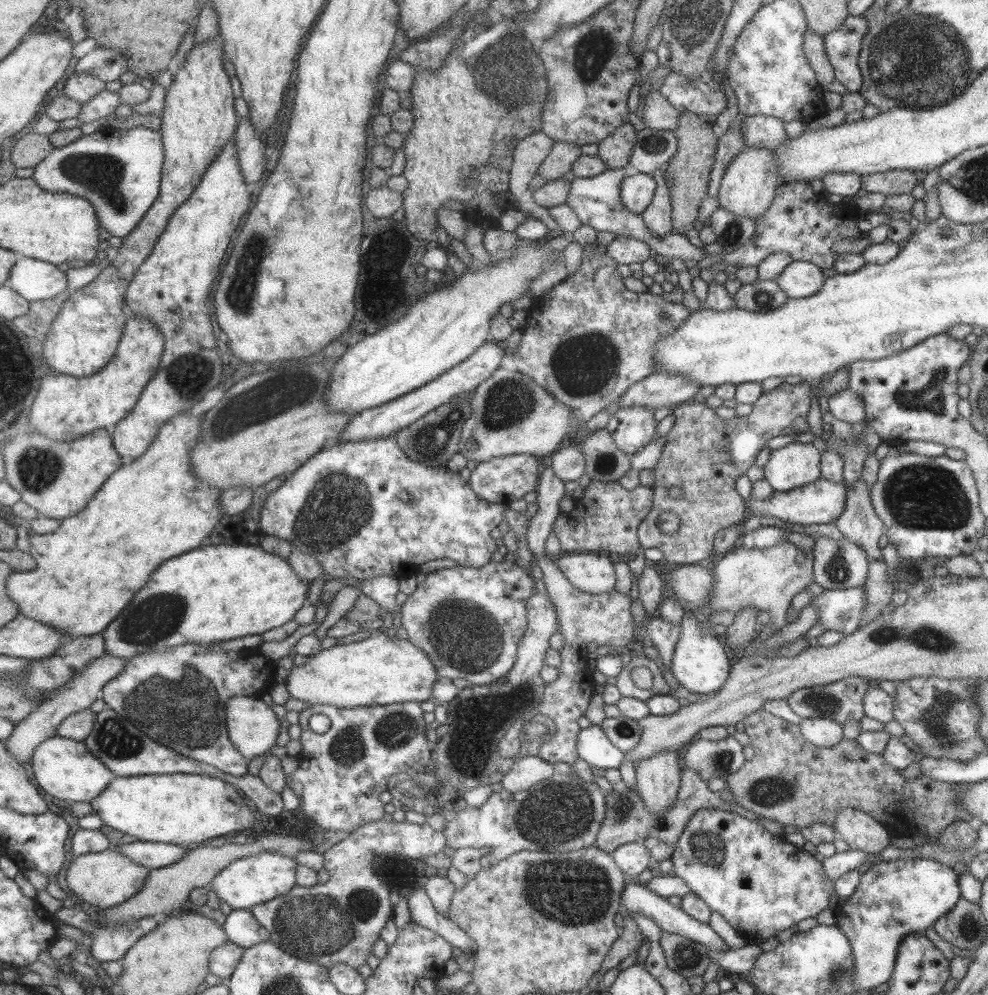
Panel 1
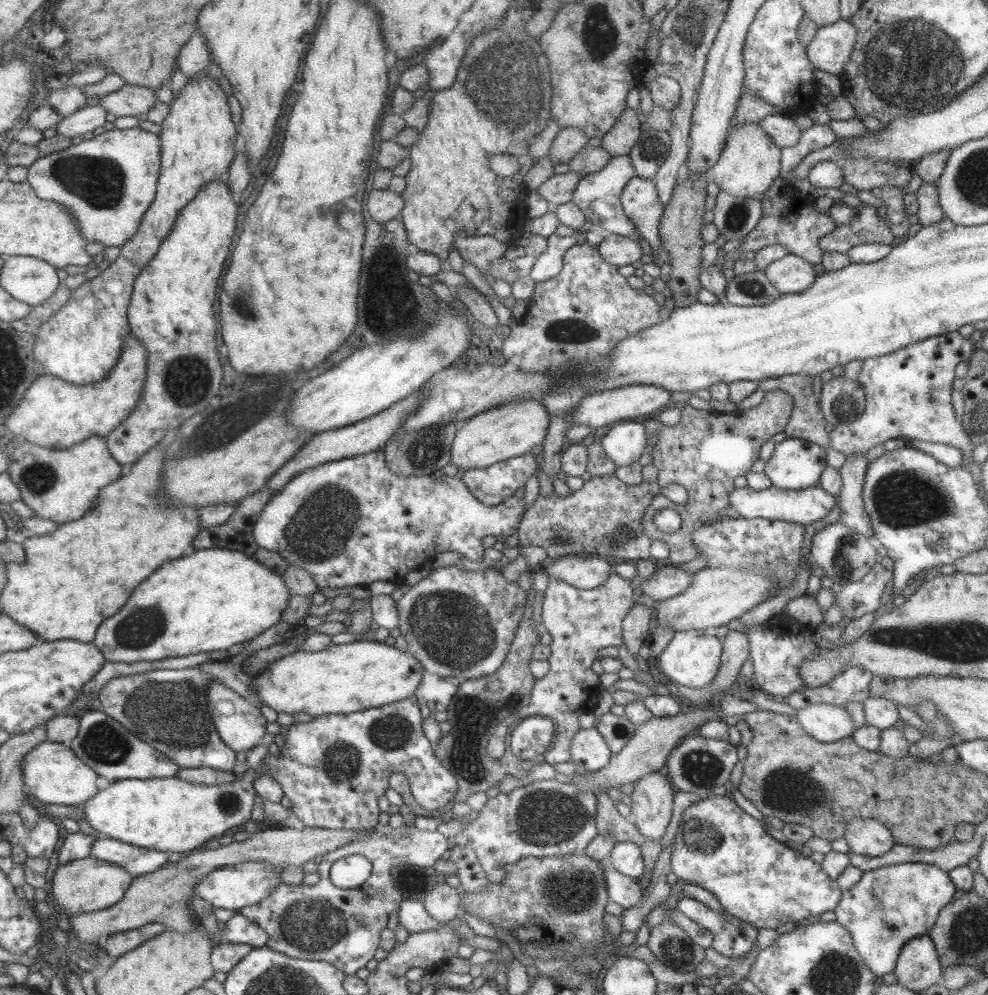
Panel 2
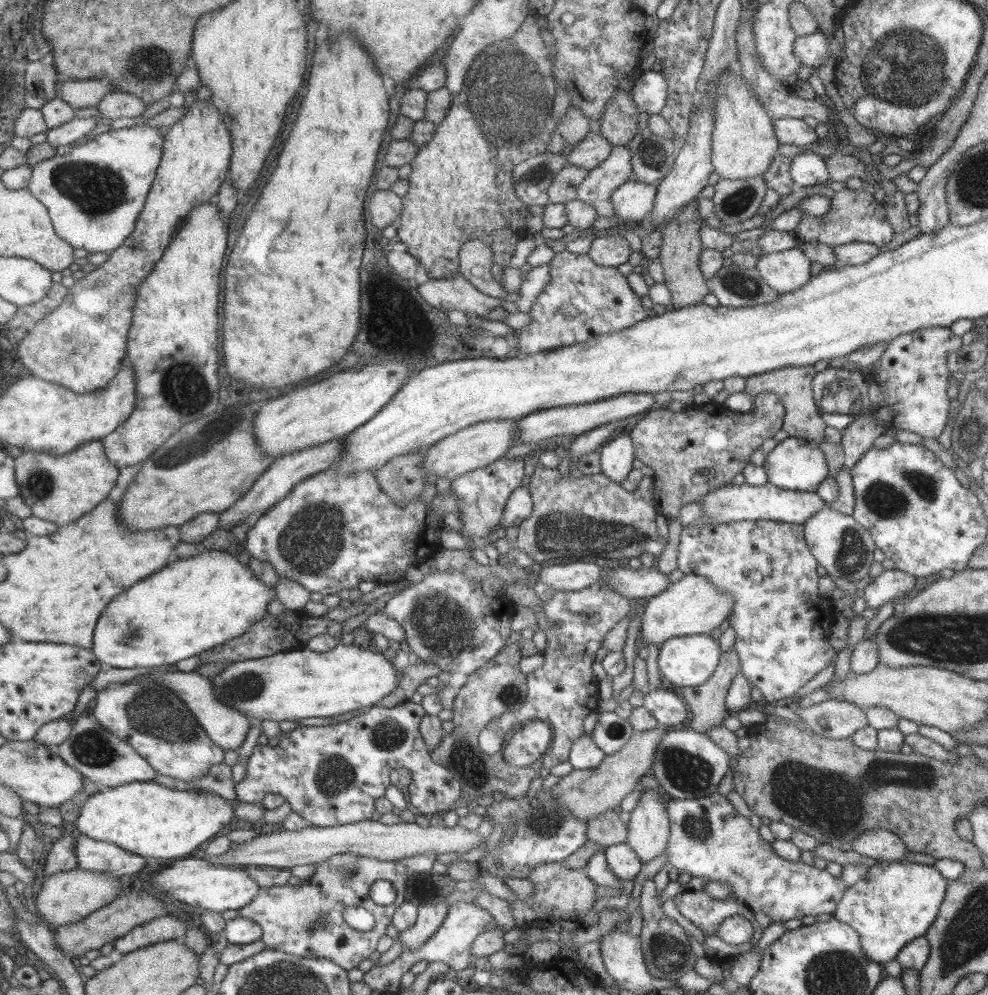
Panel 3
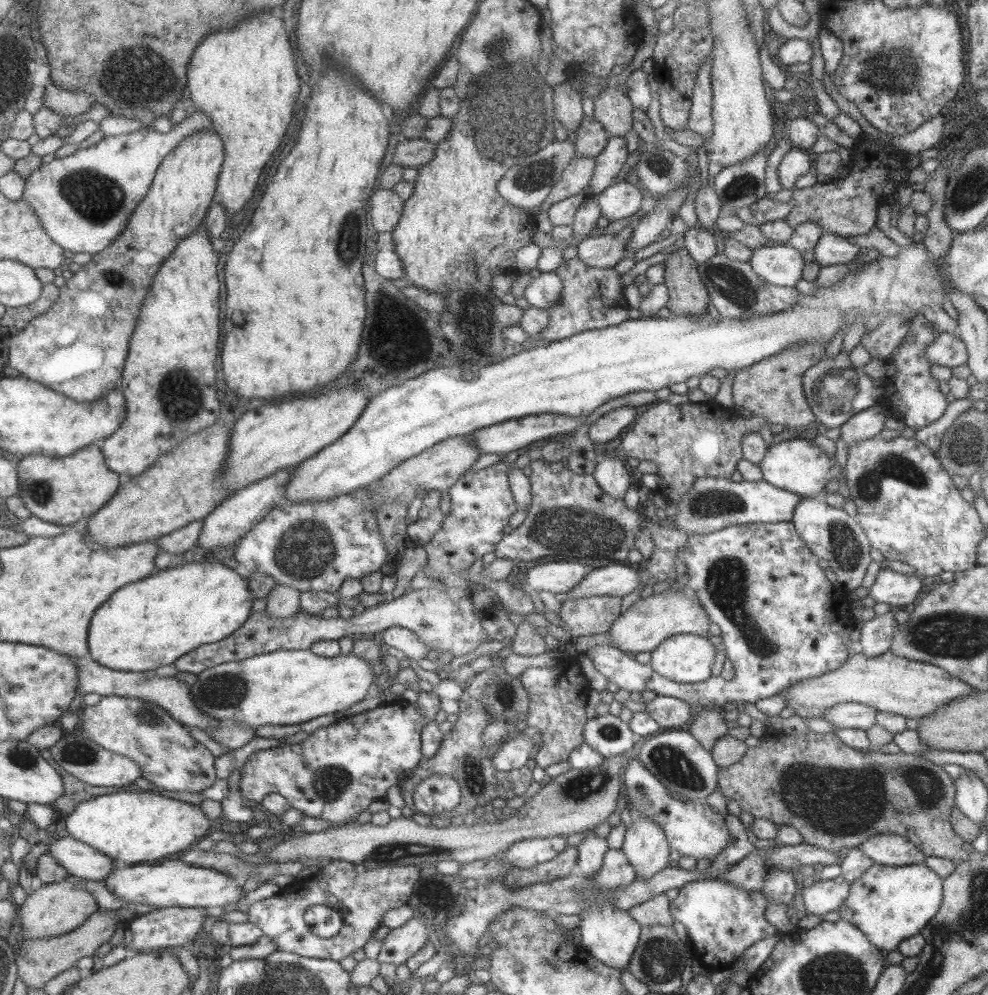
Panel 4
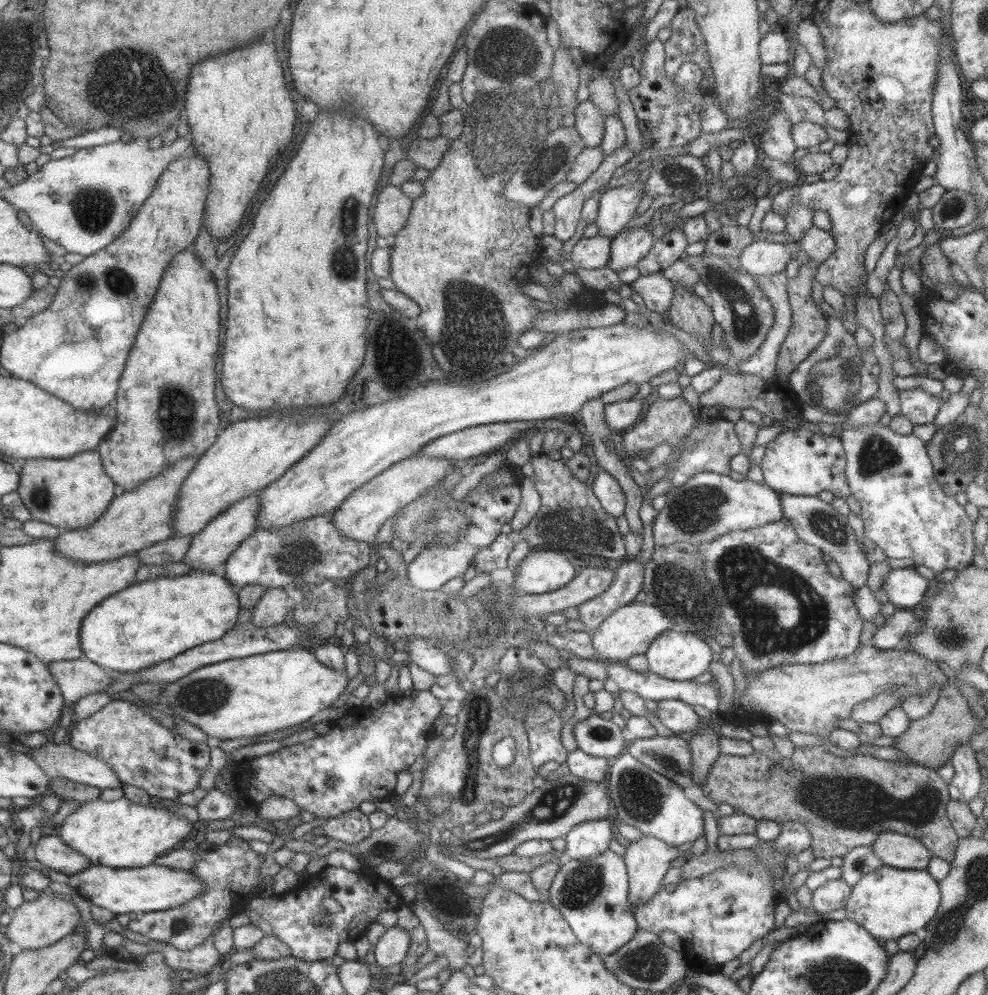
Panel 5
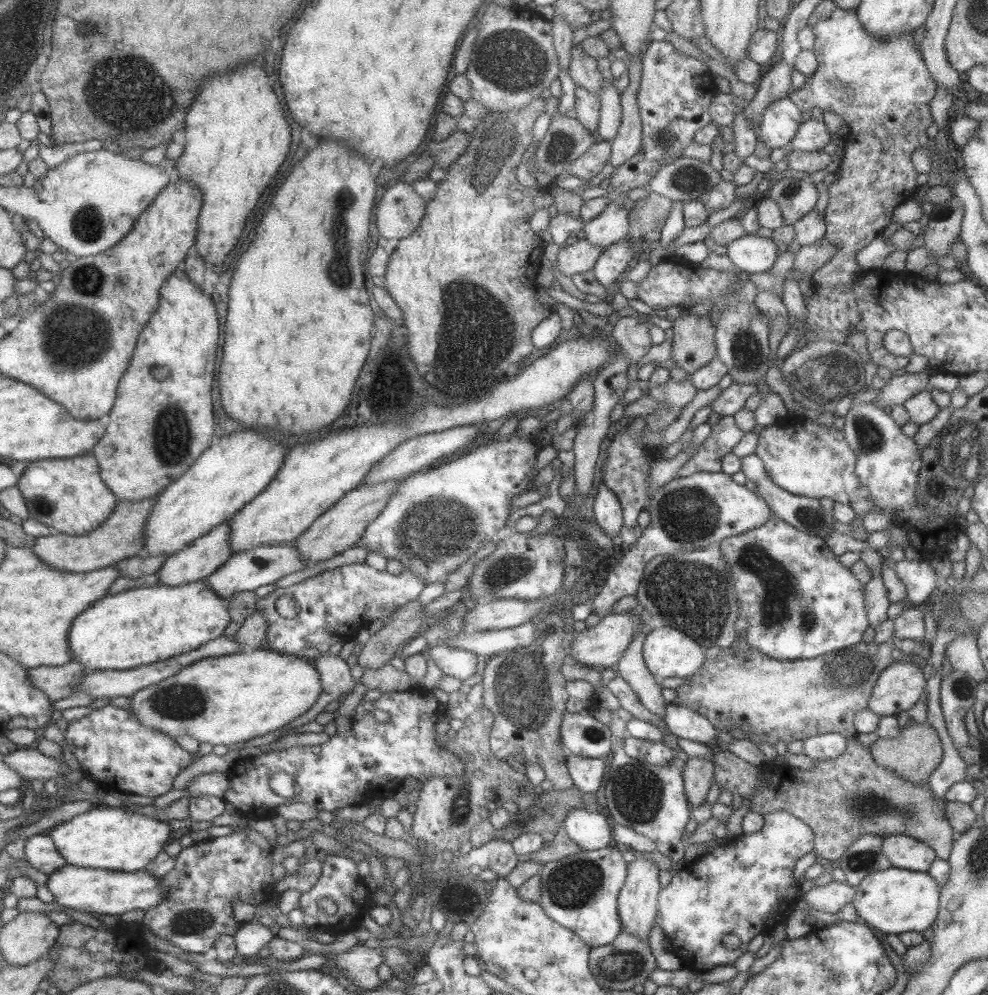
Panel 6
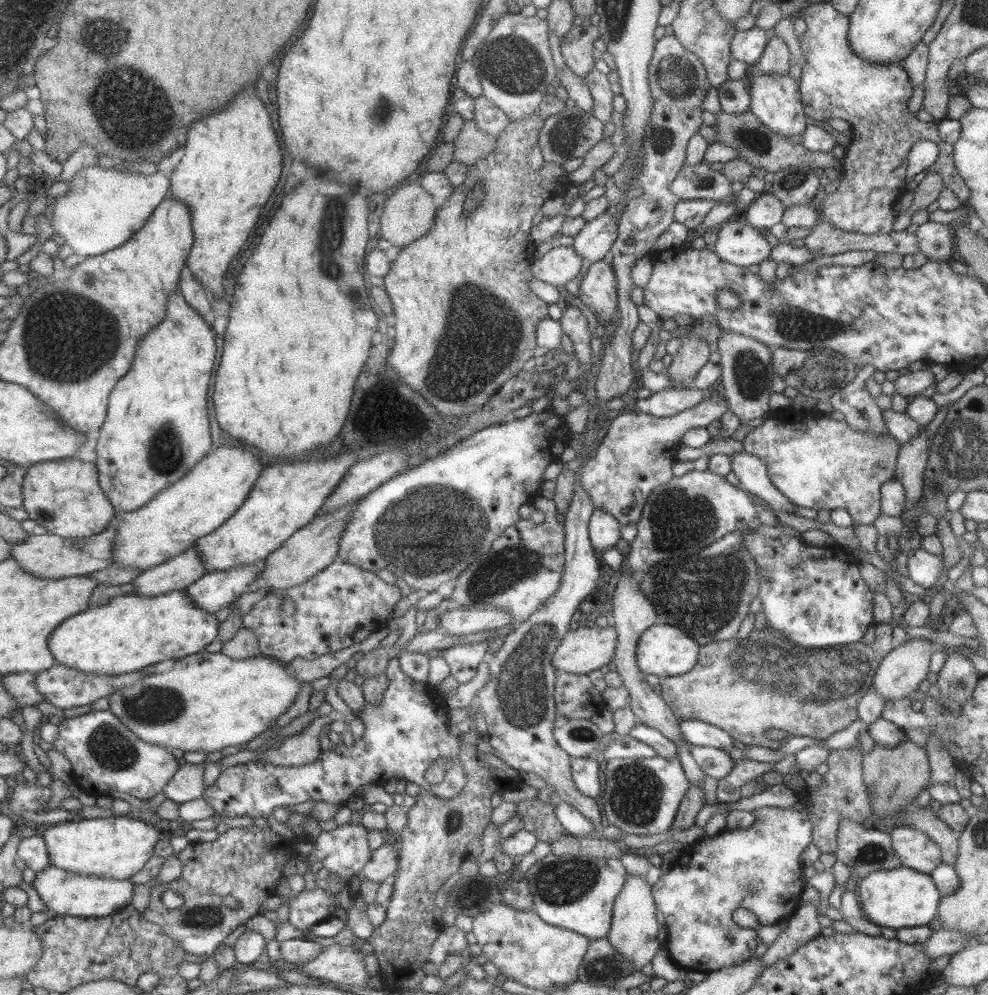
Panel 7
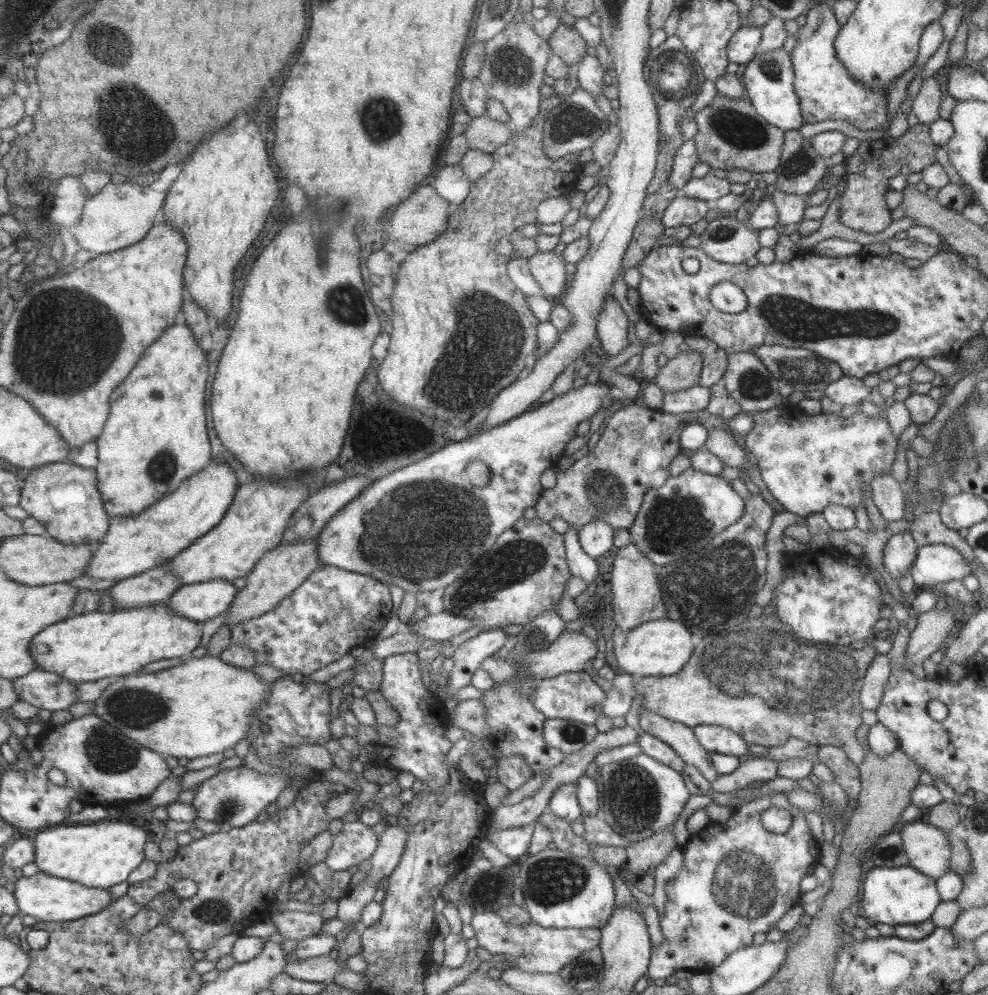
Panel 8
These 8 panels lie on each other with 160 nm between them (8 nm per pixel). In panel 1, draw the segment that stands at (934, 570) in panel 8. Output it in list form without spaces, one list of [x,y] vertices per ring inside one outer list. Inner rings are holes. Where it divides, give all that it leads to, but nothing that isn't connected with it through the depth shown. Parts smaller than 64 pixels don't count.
[[[864,586],[842,588],[841,590],[824,589],[822,593],[812,598],[809,605],[813,605],[817,611],[817,619],[815,624],[822,625],[824,632],[827,630],[837,631],[842,636],[849,636],[859,625],[859,619],[863,615],[864,606],[866,603],[866,594]]]

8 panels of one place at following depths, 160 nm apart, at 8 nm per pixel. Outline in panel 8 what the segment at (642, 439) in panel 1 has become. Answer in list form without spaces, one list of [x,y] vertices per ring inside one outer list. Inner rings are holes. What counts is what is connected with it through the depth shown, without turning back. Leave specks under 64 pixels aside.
[[[591,520],[577,530],[581,551],[591,559],[597,559],[613,551],[614,530],[601,520]]]

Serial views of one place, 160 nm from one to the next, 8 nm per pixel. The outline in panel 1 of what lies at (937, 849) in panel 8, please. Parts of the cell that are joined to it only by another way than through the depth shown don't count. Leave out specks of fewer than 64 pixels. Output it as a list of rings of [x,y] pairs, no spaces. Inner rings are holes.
[[[842,808],[837,811],[833,829],[838,837],[844,840],[849,846],[849,850],[860,850],[867,854],[877,854],[889,845],[889,832],[886,825],[877,822],[872,816],[861,812],[860,809]]]

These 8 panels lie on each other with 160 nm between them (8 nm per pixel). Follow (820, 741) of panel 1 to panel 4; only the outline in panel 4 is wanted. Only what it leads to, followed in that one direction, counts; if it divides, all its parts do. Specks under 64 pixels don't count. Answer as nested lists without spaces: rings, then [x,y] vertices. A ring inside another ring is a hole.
[[[841,703],[827,709],[821,717],[836,729],[856,728],[865,730],[875,724],[875,709],[859,703]]]

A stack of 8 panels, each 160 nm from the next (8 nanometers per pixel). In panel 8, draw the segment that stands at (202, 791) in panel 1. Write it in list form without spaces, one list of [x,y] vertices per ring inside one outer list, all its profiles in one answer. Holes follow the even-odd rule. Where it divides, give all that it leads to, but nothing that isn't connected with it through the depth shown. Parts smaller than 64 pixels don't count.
[[[128,817],[109,818],[95,824],[81,823],[73,826],[63,824],[40,830],[36,835],[33,839],[36,846],[34,862],[41,872],[49,876],[58,876],[93,888],[111,888],[123,880],[127,881],[133,870],[141,866],[145,860],[147,840],[149,840],[147,829],[141,827],[141,822],[135,826]]]

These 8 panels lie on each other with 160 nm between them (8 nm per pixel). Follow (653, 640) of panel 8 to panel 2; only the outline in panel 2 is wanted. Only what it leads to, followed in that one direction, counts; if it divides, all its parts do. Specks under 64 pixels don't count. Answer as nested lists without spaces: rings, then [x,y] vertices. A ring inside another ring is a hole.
[[[687,630],[673,634],[655,661],[656,669],[660,670],[677,685],[690,686],[698,689],[709,684],[720,665],[722,643],[713,632],[706,630]]]

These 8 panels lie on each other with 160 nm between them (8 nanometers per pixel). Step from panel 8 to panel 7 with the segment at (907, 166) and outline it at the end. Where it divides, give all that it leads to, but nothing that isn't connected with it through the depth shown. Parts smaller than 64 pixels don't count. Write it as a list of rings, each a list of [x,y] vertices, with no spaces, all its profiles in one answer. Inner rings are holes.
[[[829,2],[807,5],[799,16],[806,22],[806,32],[803,32],[798,38],[799,48],[805,57],[805,62],[800,66],[801,78],[798,85],[804,115],[813,122],[828,118],[842,118],[848,122],[851,129],[850,142],[845,147],[846,152],[842,160],[842,177],[834,192],[822,196],[823,203],[819,207],[819,214],[823,215],[830,225],[845,232],[862,235],[889,234],[896,217],[893,203],[897,203],[898,198],[912,186],[904,179],[905,168],[908,165],[907,153],[915,142],[926,139],[938,147],[938,158],[925,168],[926,173],[939,173],[939,176],[942,176],[944,187],[953,191],[957,200],[960,200],[961,203],[968,200],[970,190],[955,168],[952,159],[953,146],[939,139],[936,122],[925,123],[907,110],[907,100],[911,96],[913,86],[903,70],[902,64],[875,65],[875,63],[867,63],[863,59],[859,59],[857,55],[853,55],[847,45],[849,18],[837,13]]]

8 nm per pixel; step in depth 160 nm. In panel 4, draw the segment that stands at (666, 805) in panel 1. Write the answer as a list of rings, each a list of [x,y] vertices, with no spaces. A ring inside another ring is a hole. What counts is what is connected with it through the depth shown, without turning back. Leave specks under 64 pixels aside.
[[[636,816],[625,829],[621,852],[633,867],[636,878],[649,880],[668,866],[669,851],[661,828],[644,816]]]

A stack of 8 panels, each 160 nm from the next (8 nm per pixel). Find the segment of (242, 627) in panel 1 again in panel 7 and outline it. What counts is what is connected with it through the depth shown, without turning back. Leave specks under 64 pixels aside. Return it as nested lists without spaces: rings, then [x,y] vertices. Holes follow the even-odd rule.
[[[174,590],[155,598],[126,594],[65,620],[49,638],[49,649],[57,665],[64,664],[87,674],[129,674],[169,658],[176,660],[203,651],[218,638],[220,628],[215,614],[201,610],[186,590]]]

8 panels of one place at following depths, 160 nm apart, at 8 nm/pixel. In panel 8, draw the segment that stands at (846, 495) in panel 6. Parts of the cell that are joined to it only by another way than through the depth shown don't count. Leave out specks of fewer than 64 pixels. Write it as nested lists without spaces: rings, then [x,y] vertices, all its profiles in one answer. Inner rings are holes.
[[[775,405],[766,411],[753,412],[751,418],[754,422],[751,430],[744,436],[744,443],[749,452],[756,458],[757,466],[761,474],[761,479],[765,482],[765,486],[773,495],[773,498],[779,503],[784,511],[793,513],[803,519],[812,513],[821,513],[829,504],[841,504],[847,506],[849,510],[854,510],[856,507],[864,508],[864,499],[861,495],[861,488],[867,485],[871,488],[871,480],[881,476],[881,473],[885,471],[890,471],[890,464],[892,462],[893,453],[895,452],[896,446],[899,442],[897,438],[891,436],[891,431],[886,419],[879,419],[871,416],[865,415],[862,412],[855,412],[850,414],[849,417],[843,417],[840,413],[818,413],[813,415],[808,415],[805,412],[797,412],[797,405]]]

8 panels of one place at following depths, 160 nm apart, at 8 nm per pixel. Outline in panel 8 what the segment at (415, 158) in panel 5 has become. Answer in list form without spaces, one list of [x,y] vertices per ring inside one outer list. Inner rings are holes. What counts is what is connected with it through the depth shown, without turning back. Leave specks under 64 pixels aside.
[[[481,115],[469,121],[462,136],[467,139],[469,149],[491,154],[498,146],[505,144],[511,138],[512,132],[510,122],[497,122],[487,115]]]

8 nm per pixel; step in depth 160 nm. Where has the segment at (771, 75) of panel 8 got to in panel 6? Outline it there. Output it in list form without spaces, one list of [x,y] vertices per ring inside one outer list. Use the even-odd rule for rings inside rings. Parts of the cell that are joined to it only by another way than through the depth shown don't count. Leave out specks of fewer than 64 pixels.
[[[788,96],[777,98],[761,113],[759,138],[769,150],[779,149],[791,142],[803,120],[802,111]]]

